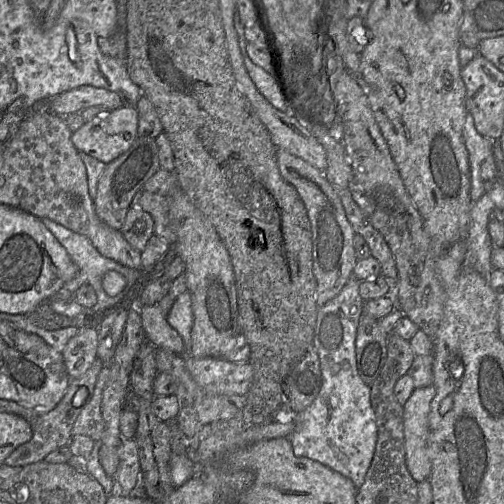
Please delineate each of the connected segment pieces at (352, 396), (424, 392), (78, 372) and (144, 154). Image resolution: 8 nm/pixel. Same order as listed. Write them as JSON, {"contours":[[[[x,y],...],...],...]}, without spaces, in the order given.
{"contours":[[[[352,276],[340,293],[318,308],[313,347],[316,349],[321,368],[322,387],[312,404],[300,413],[294,413],[295,428],[288,437],[296,457],[307,457],[349,478],[357,489],[365,481],[366,473],[374,456],[378,429],[371,406],[370,387],[358,374],[355,340],[364,300],[359,295],[359,283]]],[[[433,385],[414,389],[403,407],[406,466],[417,483],[429,479],[431,475],[428,417],[435,393]]],[[[85,326],[65,346],[62,357],[70,379],[81,377],[97,357],[98,327]]],[[[137,138],[125,153],[106,165],[99,177],[96,197],[93,199],[98,218],[112,229],[120,231],[134,196],[160,168],[155,139]]]]}

